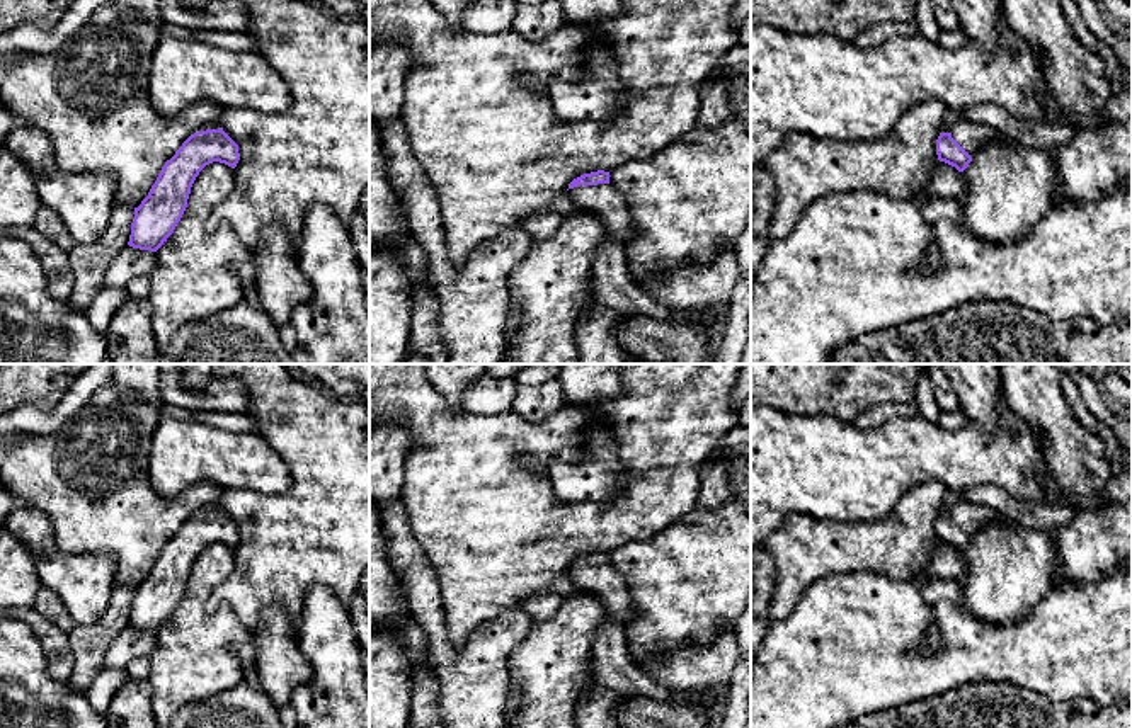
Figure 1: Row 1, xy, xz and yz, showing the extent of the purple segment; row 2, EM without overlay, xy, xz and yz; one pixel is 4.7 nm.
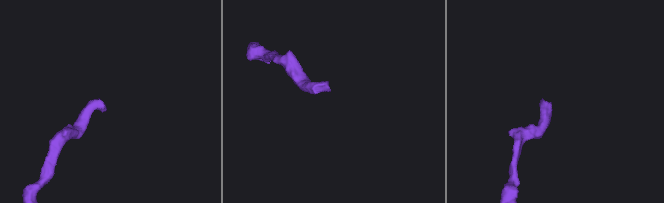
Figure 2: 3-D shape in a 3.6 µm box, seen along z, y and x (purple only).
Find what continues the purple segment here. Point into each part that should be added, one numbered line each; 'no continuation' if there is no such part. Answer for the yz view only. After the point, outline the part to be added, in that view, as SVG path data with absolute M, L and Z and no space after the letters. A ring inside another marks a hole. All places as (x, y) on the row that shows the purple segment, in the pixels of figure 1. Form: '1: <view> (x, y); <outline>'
1: yz (971, 136); M960 117L960 121L950 131L952 138L970 155L974 156L979 150L989 145L994 139L1003 138L992 128L984 124L975 124L967 117Z

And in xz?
1: xz (605, 201); M609 184L577 185L567 191L572 202L596 214L606 233L626 245L632 238L632 221L625 197Z

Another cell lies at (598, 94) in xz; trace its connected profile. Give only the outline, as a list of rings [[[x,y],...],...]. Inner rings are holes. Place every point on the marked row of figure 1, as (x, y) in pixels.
[[[594,41],[580,56],[579,77],[550,87],[553,117],[558,122],[609,121],[626,102],[613,51],[603,41]]]

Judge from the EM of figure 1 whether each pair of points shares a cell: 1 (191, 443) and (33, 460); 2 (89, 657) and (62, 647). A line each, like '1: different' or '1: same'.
1: different
2: different

